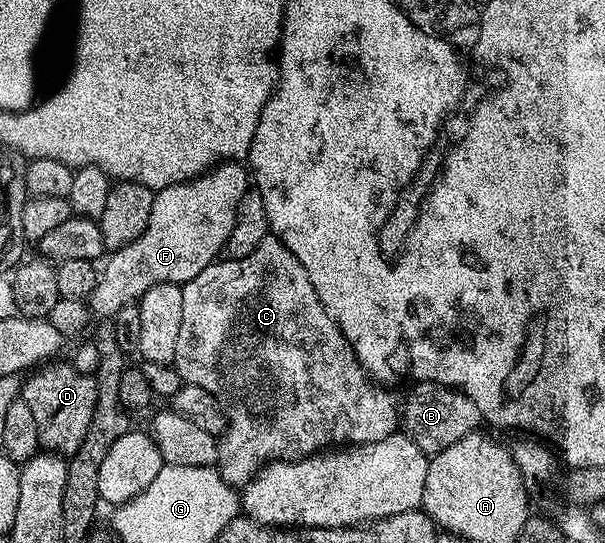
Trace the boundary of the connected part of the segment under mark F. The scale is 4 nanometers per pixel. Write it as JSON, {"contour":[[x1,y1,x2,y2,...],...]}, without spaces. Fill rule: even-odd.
{"contour":[[223,162,192,180,157,189,148,230,105,257,106,265,101,265,94,293,88,298,91,313,98,318,113,318,120,306,141,300,152,286,181,286,196,278,200,270,223,255,234,229,238,204,251,184,251,177,241,163]]}

